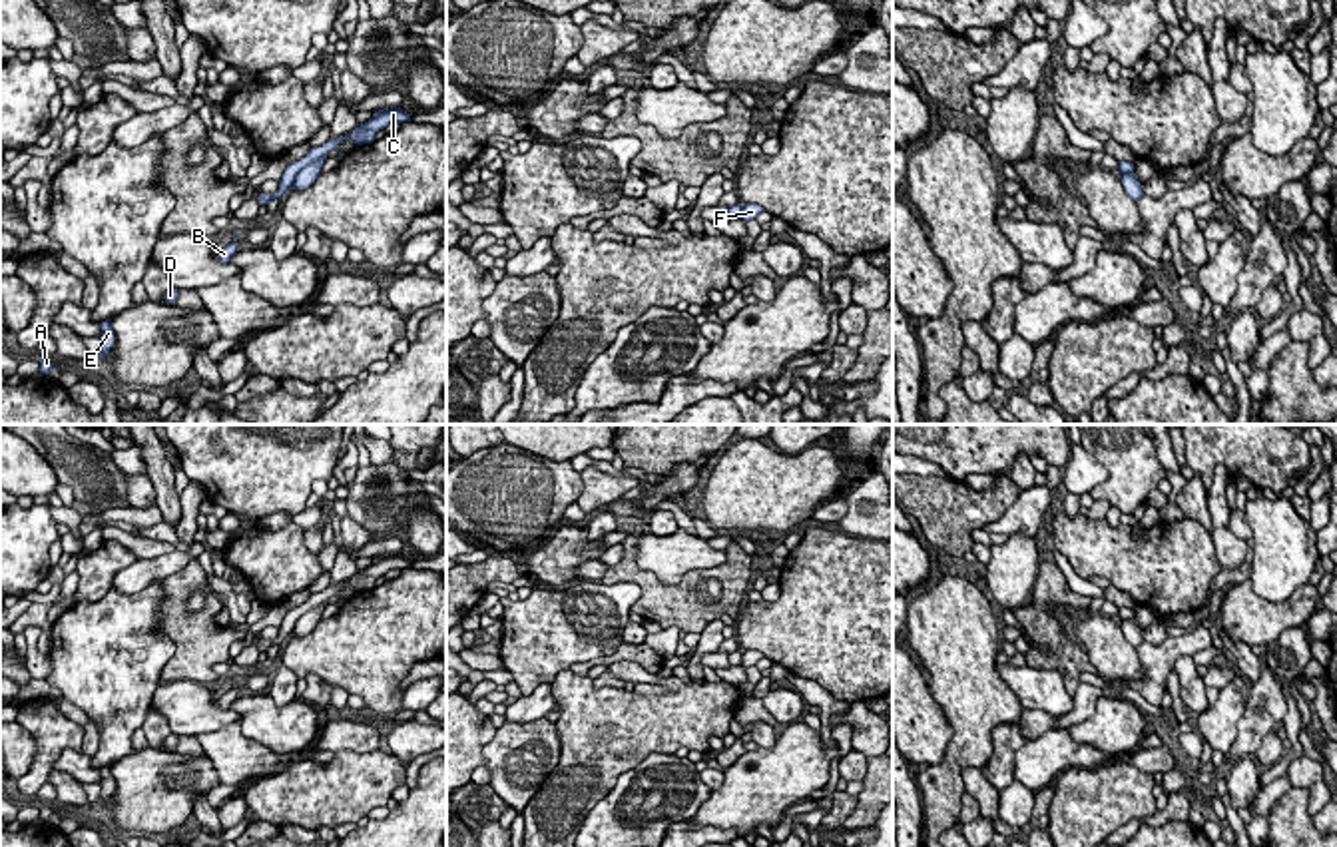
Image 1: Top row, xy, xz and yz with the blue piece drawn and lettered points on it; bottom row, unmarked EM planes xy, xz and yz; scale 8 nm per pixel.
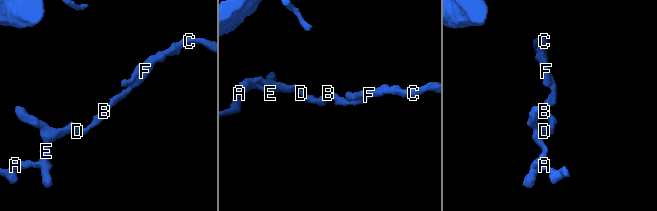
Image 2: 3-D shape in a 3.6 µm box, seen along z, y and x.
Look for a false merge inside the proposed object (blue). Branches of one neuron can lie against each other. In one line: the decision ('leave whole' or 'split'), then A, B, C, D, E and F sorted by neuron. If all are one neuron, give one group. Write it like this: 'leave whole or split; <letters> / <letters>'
split; A B D E F / C

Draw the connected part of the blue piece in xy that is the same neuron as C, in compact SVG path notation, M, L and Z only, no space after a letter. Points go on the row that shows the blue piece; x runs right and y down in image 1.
M401 108L393 110L379 110L369 122L357 124L353 132L339 136L335 140L325 141L323 145L311 147L301 159L287 163L281 179L279 189L275 193L259 193L259 205L267 205L271 199L281 199L283 193L293 187L297 173L307 167L309 163L323 157L327 151L337 147L345 138L351 138L357 145L373 143L379 130L385 130L389 124L404 124L410 122L412 114L402 112Z

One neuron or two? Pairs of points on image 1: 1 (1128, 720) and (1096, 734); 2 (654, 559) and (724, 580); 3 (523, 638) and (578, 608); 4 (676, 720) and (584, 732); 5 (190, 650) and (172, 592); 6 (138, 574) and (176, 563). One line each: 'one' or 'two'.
1: one
2: two
3: one
4: one
5: one
6: one

